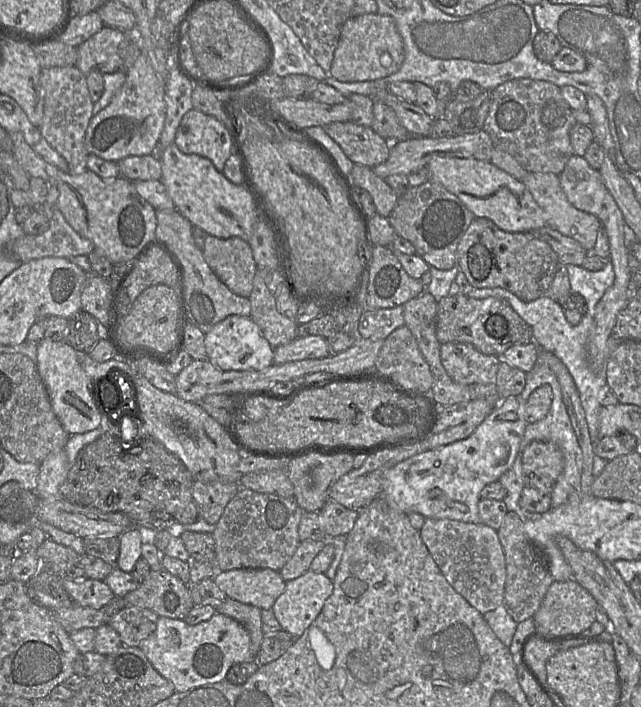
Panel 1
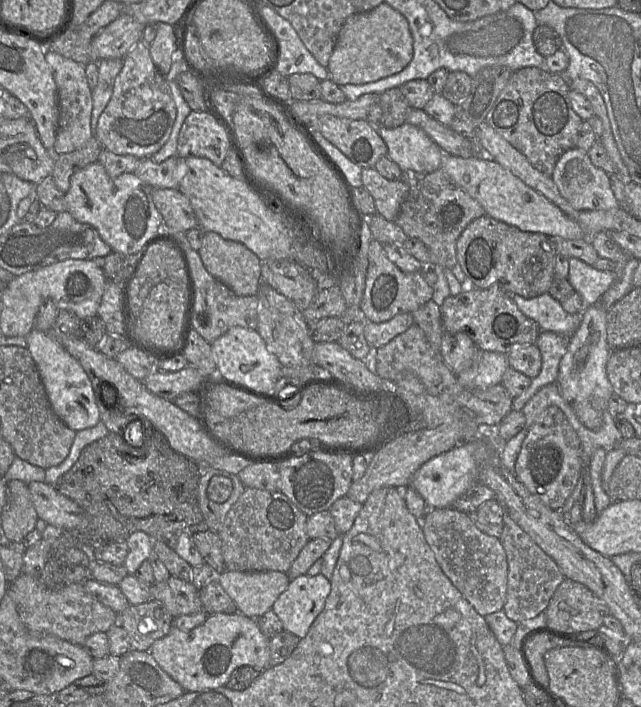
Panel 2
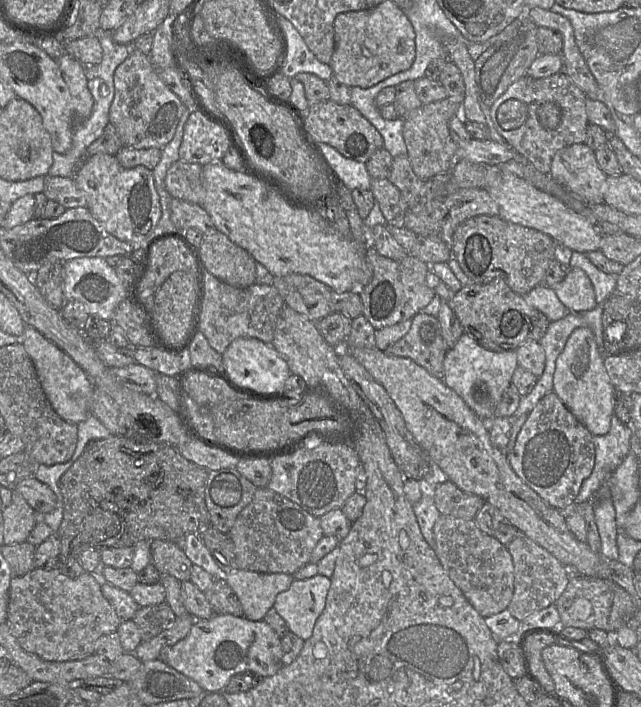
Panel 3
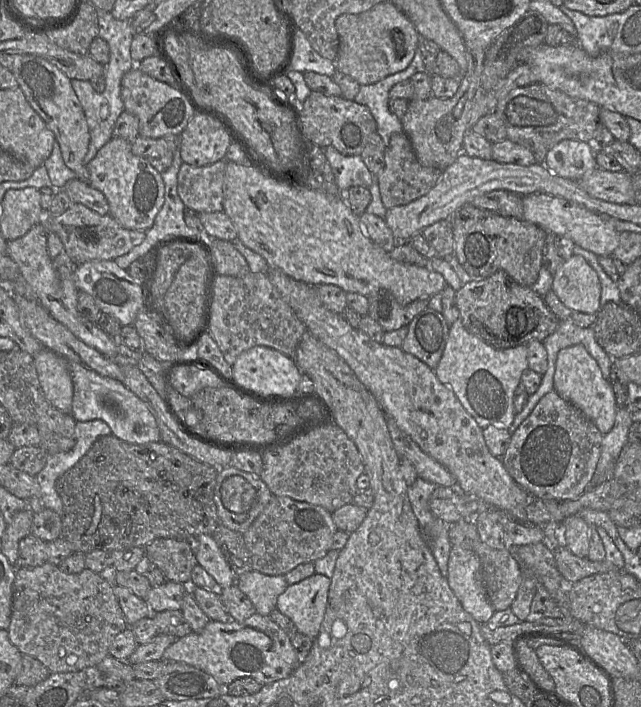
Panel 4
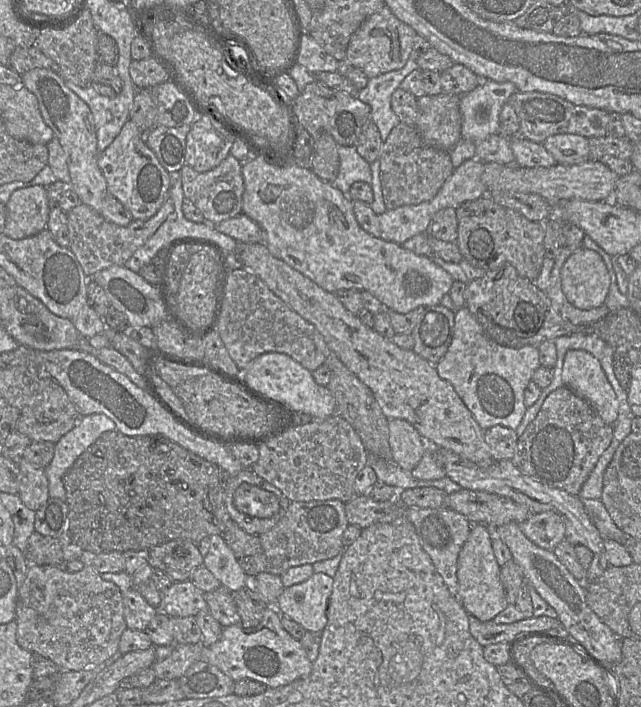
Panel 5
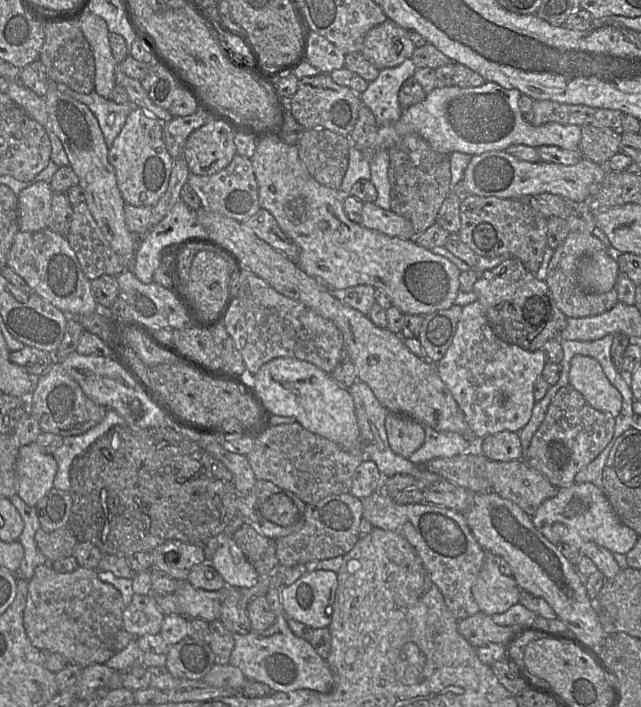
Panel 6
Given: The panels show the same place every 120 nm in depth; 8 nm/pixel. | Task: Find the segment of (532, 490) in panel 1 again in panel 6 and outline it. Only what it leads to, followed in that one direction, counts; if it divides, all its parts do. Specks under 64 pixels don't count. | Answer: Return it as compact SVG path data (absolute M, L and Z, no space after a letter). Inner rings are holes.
M567 385L552 398L545 418L522 459L553 486L568 487L575 483L575 475L608 445L614 434L614 426L613 416L591 407L577 390Z

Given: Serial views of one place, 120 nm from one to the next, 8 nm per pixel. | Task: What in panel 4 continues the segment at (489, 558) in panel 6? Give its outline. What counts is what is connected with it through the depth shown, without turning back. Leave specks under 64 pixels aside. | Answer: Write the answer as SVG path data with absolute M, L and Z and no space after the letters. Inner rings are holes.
M452 545L447 580L463 609L478 623L486 623L493 616L495 610L482 581L480 559L471 548Z

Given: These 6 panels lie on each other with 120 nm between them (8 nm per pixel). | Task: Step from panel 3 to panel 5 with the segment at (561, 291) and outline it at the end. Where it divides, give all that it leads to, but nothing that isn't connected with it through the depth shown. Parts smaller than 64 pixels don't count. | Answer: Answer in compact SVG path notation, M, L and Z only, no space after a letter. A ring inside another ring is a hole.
M580 248L571 254L561 269L562 291L570 304L589 310L605 304L611 278L601 256Z

